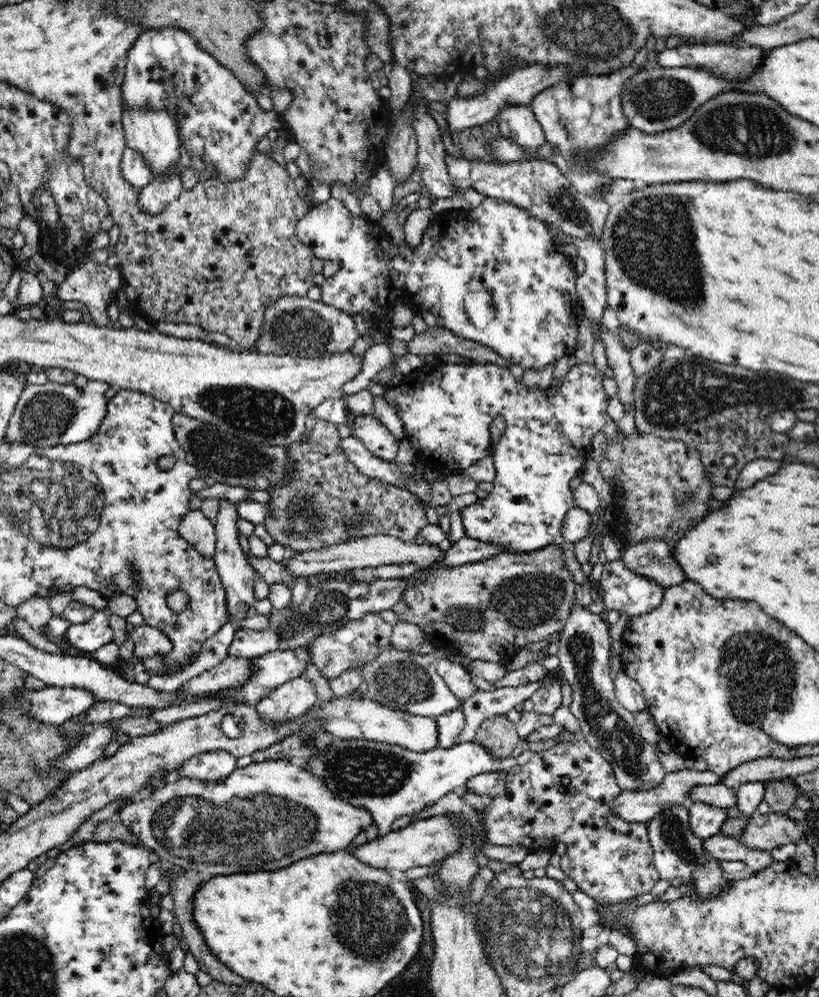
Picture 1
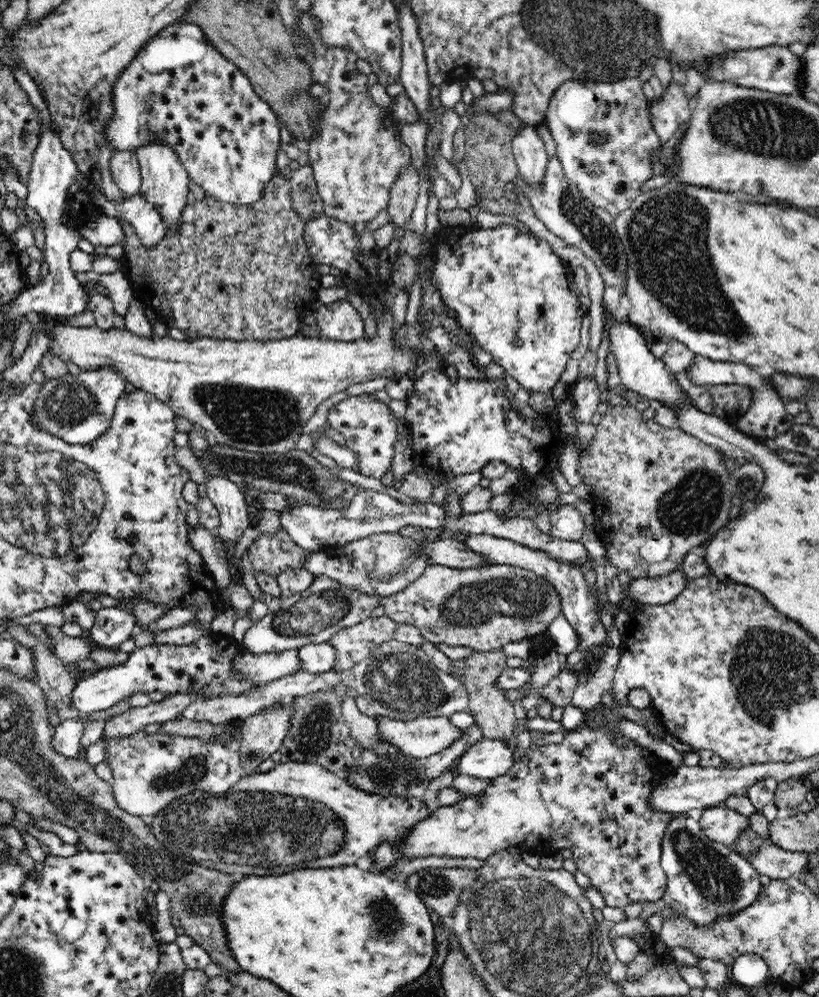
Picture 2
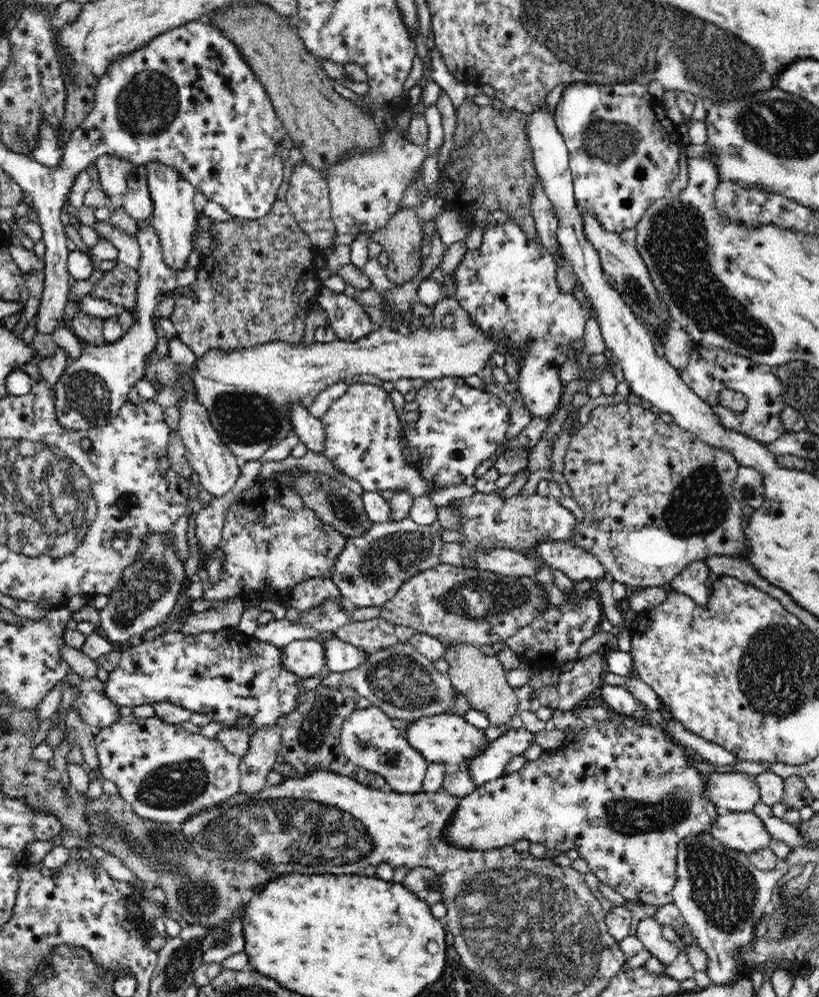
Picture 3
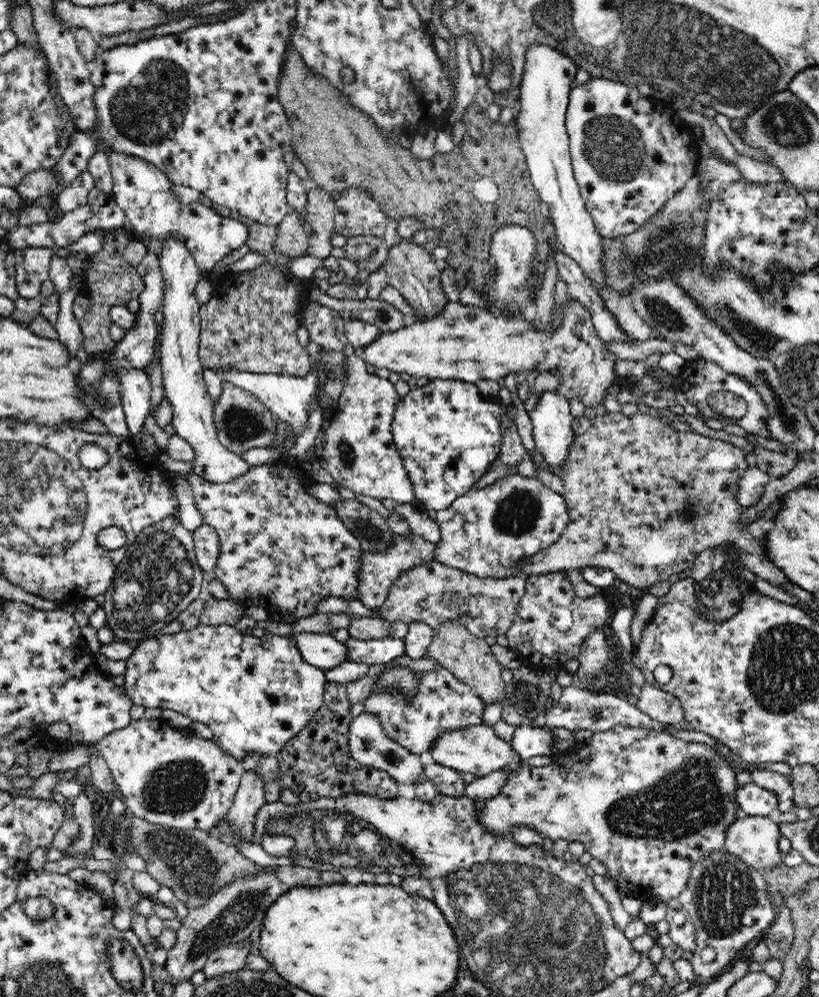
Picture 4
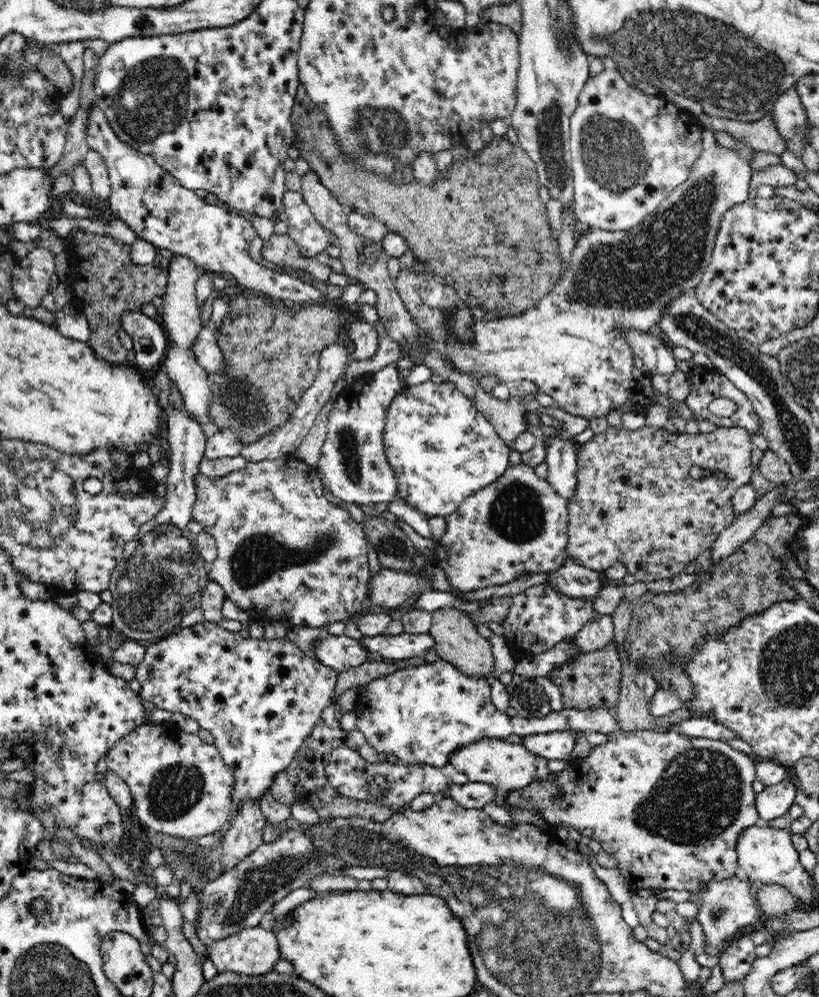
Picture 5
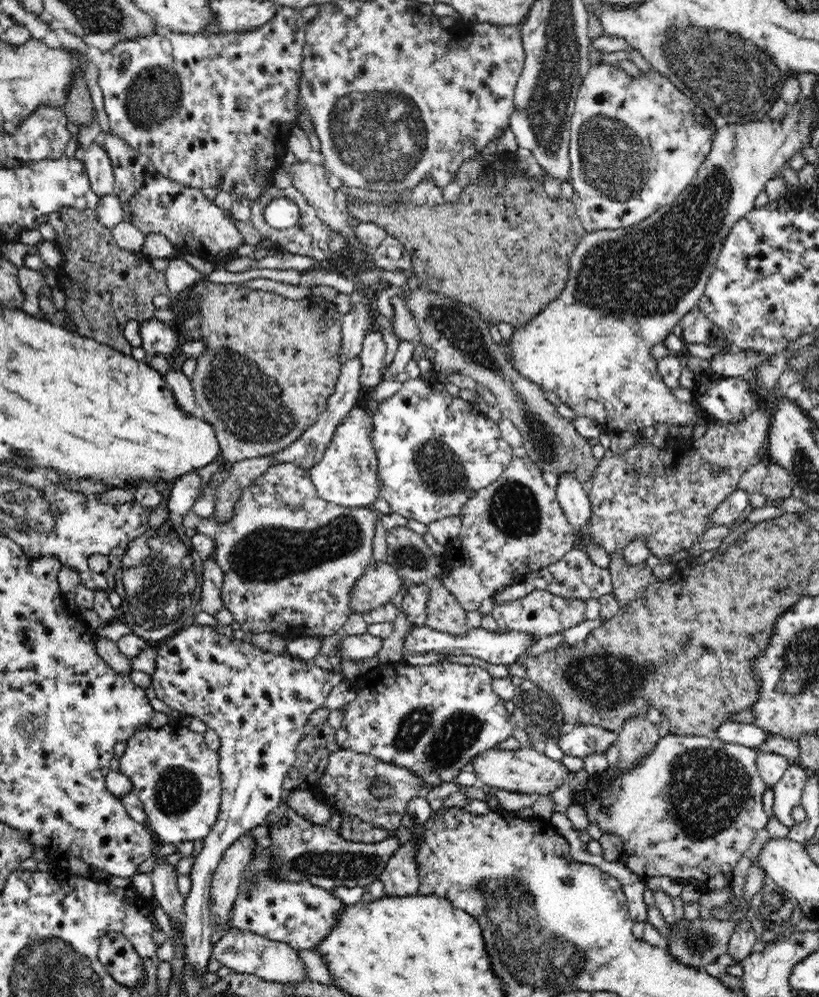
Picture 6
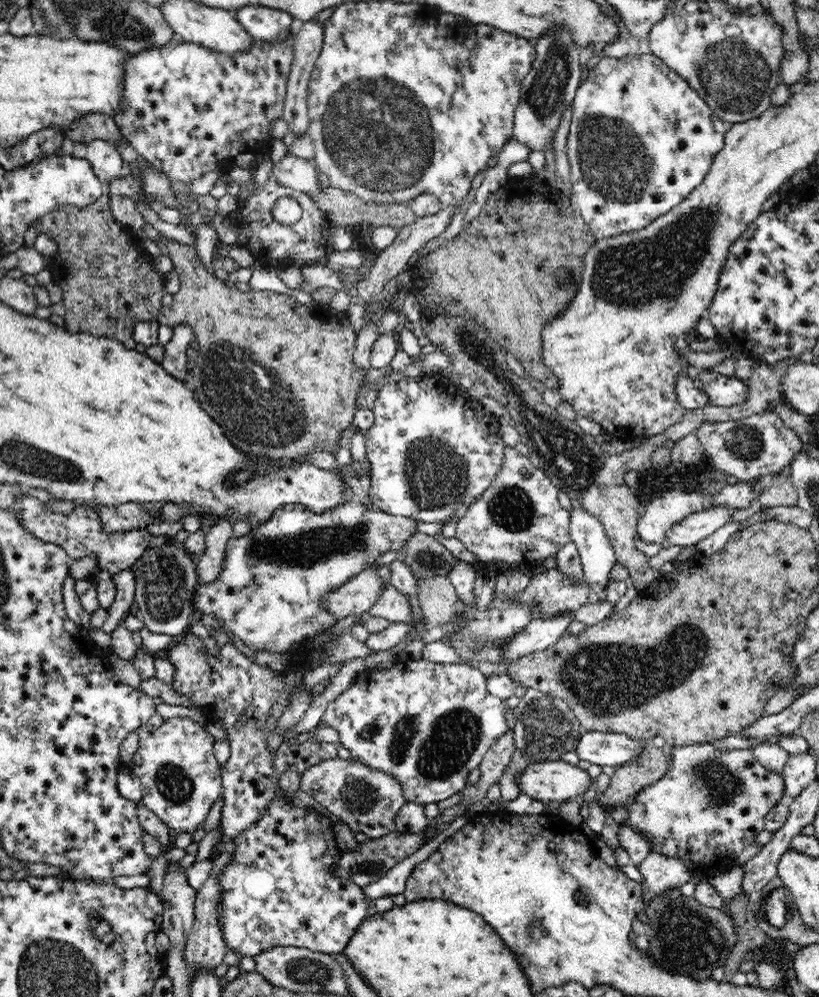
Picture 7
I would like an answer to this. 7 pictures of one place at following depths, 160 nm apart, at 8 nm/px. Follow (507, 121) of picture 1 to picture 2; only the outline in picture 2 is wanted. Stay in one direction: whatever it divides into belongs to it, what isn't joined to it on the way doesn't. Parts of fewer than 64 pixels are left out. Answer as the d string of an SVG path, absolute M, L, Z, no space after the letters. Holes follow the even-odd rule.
M522 123L522 128L518 130L511 144L518 166L518 176L524 179L526 185L539 185L550 161L544 141L538 135L536 127Z

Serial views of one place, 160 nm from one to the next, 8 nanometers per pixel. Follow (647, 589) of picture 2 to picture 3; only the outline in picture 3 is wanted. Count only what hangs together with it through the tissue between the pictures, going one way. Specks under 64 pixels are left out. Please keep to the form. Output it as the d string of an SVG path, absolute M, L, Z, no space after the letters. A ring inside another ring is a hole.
M696 560L691 562L680 575L677 575L668 583L670 592L686 594L698 605L707 605L708 592L706 581L710 573L712 572L710 572L704 561Z

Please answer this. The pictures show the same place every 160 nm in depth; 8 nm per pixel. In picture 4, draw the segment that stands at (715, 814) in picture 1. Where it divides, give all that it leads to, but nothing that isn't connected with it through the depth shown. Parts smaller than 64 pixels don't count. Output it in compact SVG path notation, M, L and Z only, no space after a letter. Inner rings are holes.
M742 815L727 828L725 848L751 870L764 873L783 863L778 848L781 835L773 816Z

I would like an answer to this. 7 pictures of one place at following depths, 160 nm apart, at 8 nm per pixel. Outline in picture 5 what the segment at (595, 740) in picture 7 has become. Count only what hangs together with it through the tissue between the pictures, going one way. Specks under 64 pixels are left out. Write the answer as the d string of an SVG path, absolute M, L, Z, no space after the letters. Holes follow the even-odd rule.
M565 729L564 731L535 734L530 737L521 737L521 744L524 745L524 748L528 749L528 752L531 752L534 756L540 756L540 758L547 758L547 760L571 760L570 754L572 754L573 746L576 744L576 733L581 734L582 732L575 732L574 729Z

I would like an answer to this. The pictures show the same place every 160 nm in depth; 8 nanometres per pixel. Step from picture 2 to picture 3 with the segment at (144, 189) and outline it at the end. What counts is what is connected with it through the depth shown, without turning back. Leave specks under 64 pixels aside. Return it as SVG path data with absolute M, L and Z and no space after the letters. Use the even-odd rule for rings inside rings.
M150 163L148 169L148 185L152 199L154 199L154 216L152 227L156 230L157 239L163 250L163 259L168 267L176 270L186 270L186 259L190 256L195 233L196 216L198 212L194 207L194 194L196 187L184 179L180 172L173 168L165 167L164 164Z

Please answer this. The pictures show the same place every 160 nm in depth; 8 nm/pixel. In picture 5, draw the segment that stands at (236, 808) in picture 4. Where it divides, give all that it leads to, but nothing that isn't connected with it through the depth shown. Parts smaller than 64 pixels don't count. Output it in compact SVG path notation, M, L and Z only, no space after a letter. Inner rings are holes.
M260 803L244 804L234 818L230 818L221 840L221 874L234 870L236 864L256 851L262 842L262 828L266 824Z

